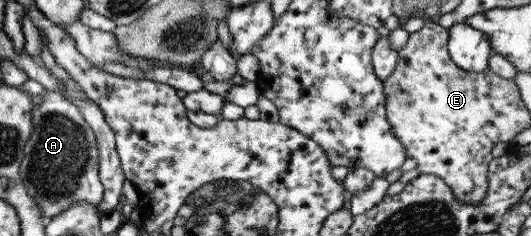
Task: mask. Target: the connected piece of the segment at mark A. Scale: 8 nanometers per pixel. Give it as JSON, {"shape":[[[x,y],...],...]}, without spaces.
{"shape":[[[32,79],[25,81],[20,89],[29,97],[40,95],[43,98],[42,103],[32,107],[34,130],[24,146],[25,157],[18,171],[27,195],[40,206],[42,216],[47,219],[80,201],[92,204],[101,213],[104,188],[99,178],[99,151],[94,131],[84,120],[80,108]]]}

